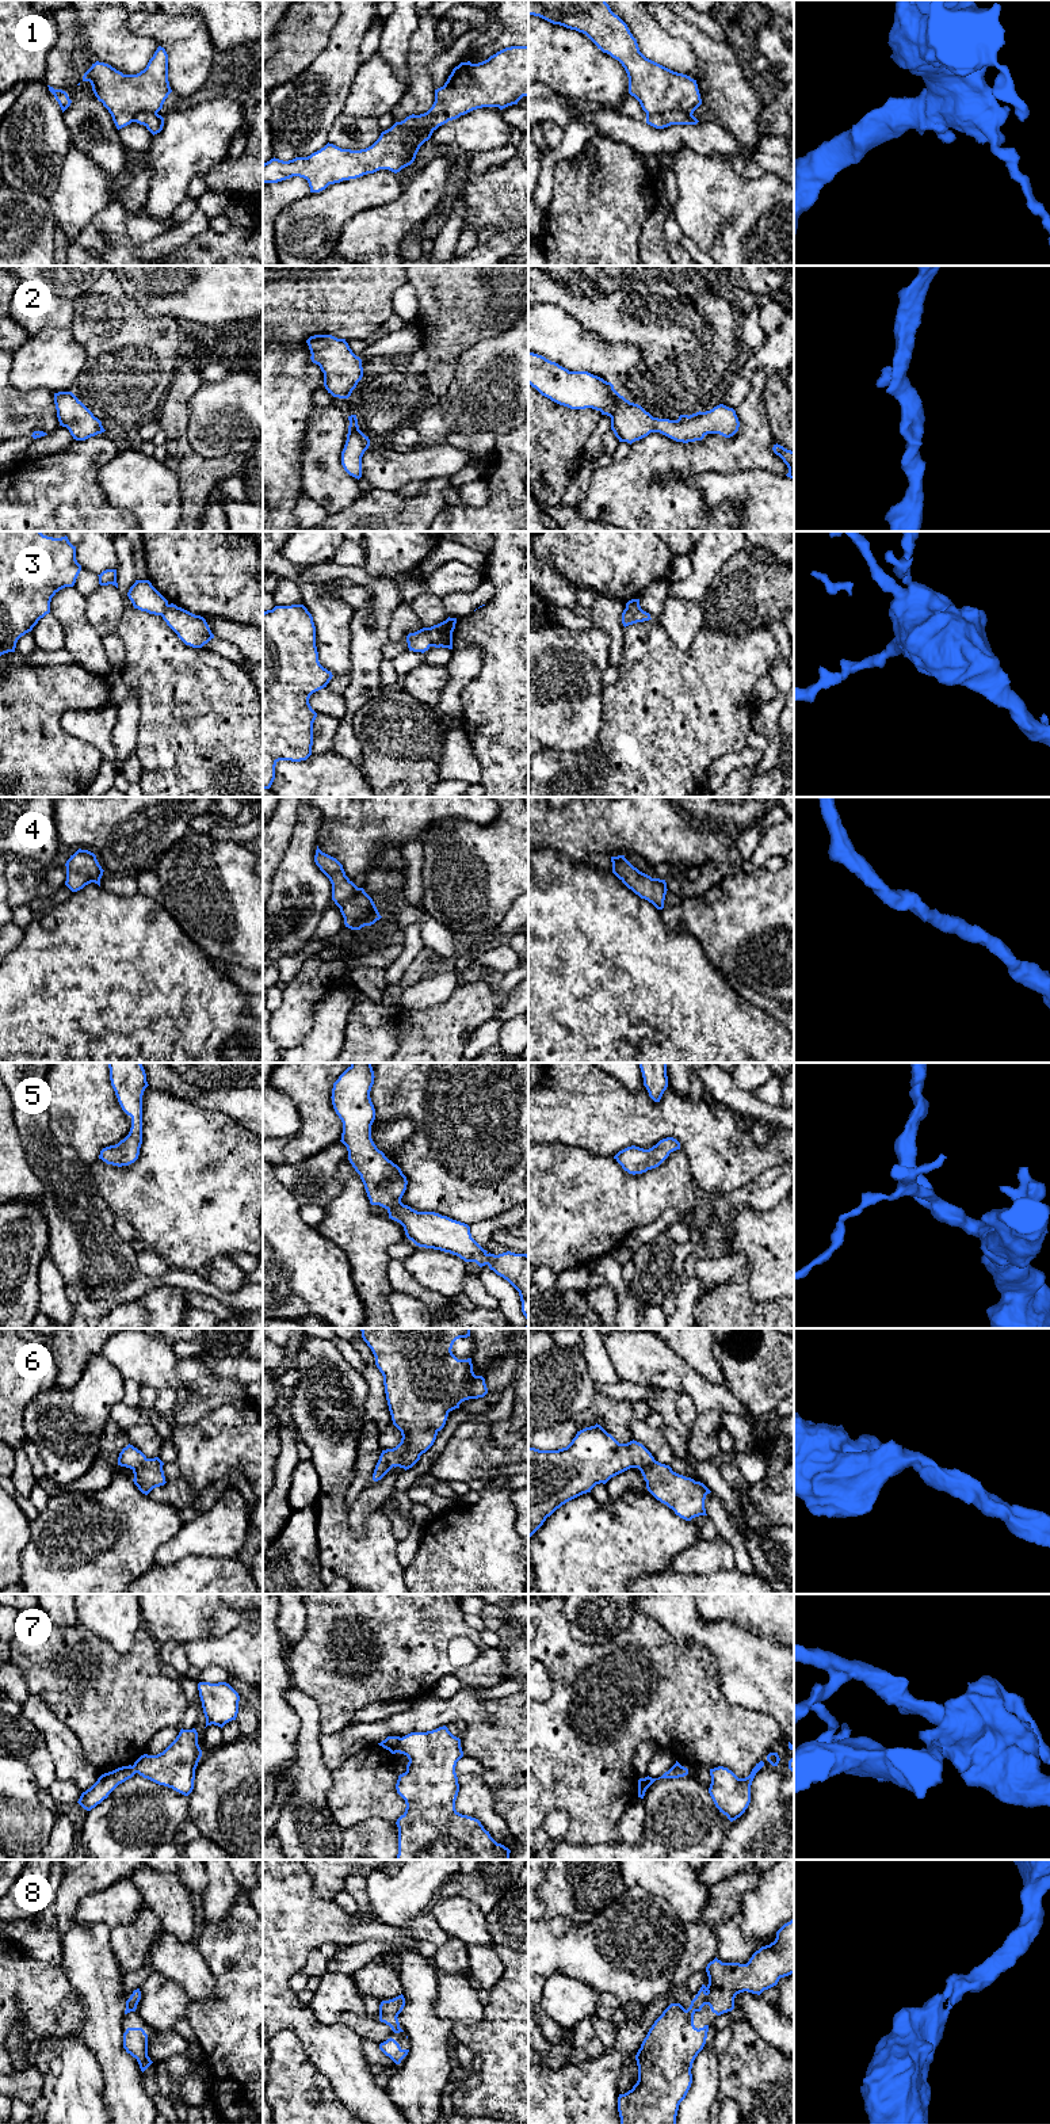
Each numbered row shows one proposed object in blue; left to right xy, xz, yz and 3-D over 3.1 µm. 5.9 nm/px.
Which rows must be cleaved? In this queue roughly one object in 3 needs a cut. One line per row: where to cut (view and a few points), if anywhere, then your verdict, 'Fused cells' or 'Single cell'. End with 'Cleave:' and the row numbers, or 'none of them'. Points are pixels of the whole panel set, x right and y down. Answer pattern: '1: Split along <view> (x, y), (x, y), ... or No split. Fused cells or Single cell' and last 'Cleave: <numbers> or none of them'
1: Split along xz (415, 134), (416, 151), (409, 155). Fused cells
2: No split. Single cell
3: Split along xz (427, 628), (431, 645). Fused cells
4: No split. Single cell
5: No split. Single cell
6: No split. Single cell
7: Split along xz (401, 1738), (397, 1751). Fused cells
8: No split. Single cell
Cleave: 1, 3, 7

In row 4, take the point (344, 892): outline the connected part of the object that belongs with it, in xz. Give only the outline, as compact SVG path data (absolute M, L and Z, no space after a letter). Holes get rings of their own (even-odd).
M317 846L314 862L332 884L332 900L340 908L345 927L360 930L382 918L373 899L345 876L336 858L322 853Z

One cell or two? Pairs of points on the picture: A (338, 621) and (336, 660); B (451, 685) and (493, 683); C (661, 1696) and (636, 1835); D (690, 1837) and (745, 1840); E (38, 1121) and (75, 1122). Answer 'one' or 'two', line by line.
A: one
B: two
C: two
D: two
E: two

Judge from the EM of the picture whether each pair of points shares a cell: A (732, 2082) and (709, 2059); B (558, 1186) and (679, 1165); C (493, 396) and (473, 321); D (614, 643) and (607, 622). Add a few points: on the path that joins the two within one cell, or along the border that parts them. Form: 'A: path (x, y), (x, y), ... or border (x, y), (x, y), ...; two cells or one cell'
A: border (720, 2055), (720, 2086), (718, 2094), (713, 2101); two cells
B: path (588, 1189), (649, 1189); one cell
C: border (508, 328), (469, 346), (459, 355), (457, 363); two cells
D: path (614, 637), (613, 628); one cell

